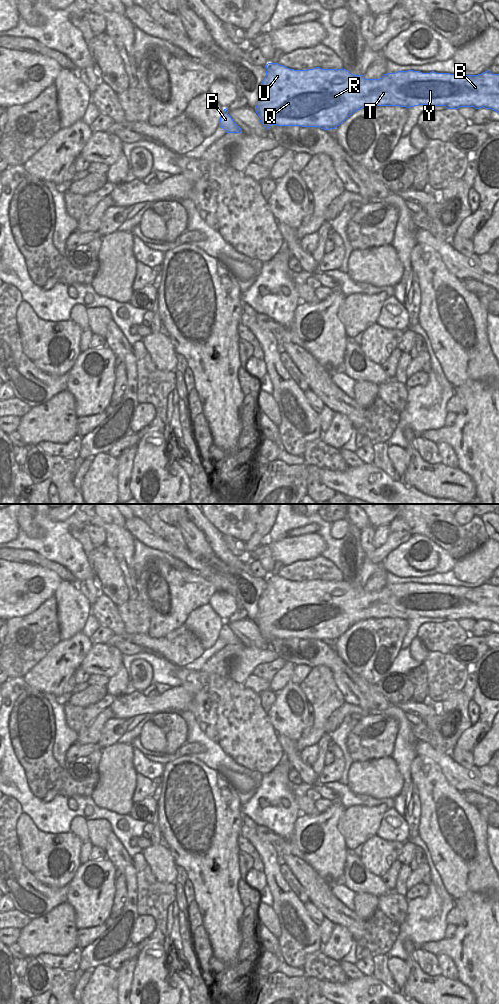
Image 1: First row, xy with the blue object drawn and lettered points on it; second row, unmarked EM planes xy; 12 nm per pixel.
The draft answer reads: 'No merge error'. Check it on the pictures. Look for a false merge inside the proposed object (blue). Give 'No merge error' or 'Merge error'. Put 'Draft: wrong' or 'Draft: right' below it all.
No merge error
Draft: right

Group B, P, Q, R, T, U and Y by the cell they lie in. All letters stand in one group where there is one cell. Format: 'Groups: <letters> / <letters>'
Groups: B P Q R T U Y

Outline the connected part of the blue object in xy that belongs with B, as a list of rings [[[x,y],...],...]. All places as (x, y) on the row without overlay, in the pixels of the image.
[[[268,575],[266,577],[266,587],[259,599],[259,610],[257,612],[257,618],[255,620],[256,625],[259,628],[260,634],[267,641],[271,637],[278,638],[301,638],[301,639],[319,639],[324,642],[335,641],[341,635],[343,635],[351,626],[359,621],[370,618],[400,618],[400,619],[414,619],[418,617],[427,618],[445,618],[447,621],[458,621],[460,619],[474,619],[479,621],[481,619],[485,621],[491,621],[499,625],[499,586],[492,586],[489,582],[478,587],[461,587],[450,585],[436,585],[434,583],[430,585],[422,585],[420,583],[398,583],[396,585],[384,586],[380,591],[365,591],[364,587],[353,587],[346,581],[321,581],[316,579],[308,582],[294,582],[289,581],[278,575]]]

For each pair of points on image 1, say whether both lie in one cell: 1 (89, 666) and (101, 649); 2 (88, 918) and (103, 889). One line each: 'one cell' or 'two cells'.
1: one cell
2: one cell

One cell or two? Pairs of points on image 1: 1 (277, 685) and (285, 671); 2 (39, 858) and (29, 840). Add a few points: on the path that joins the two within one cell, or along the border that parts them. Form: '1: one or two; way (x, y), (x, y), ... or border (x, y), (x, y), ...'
1: one; way (278, 682), (285, 674)
2: one; way (35, 854), (33, 844)

